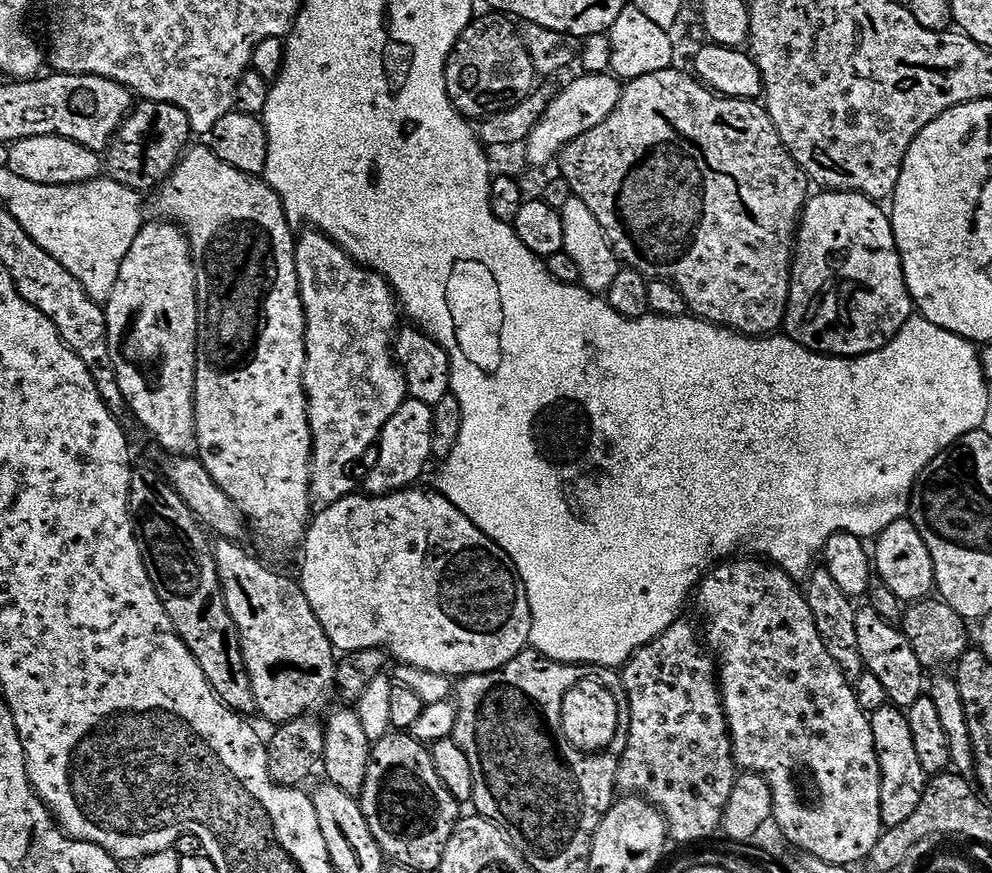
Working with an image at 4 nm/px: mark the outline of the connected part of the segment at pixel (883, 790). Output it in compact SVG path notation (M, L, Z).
M885 706L871 713L876 757L880 763L880 803L885 829L899 829L923 798L926 777L914 754L914 738L910 734L907 715L895 706Z

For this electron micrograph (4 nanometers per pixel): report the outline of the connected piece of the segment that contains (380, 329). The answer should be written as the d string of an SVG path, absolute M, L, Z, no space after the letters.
M308 230L308 233L303 237L302 235L298 240L298 259L304 263L304 268L308 271L311 278L310 287L305 287L304 301L306 310L306 342L305 350L308 353L307 367L310 369L310 377L307 379L306 387L311 396L310 400L310 423L312 430L312 472L311 472L311 488L312 495L317 503L327 506L329 504L336 504L345 497L353 495L356 488L352 480L350 470L354 464L358 463L368 452L377 445L382 430L386 426L388 419L395 414L399 407L405 402L408 396L408 385L404 382L404 373L401 365L396 360L400 360L404 354L404 338L405 331L398 326L400 320L399 316L404 312L403 307L398 306L400 303L397 293L392 289L392 285L388 281L388 272L384 269L376 268L375 264L369 263L345 253L344 249L333 244L327 236L315 231Z

